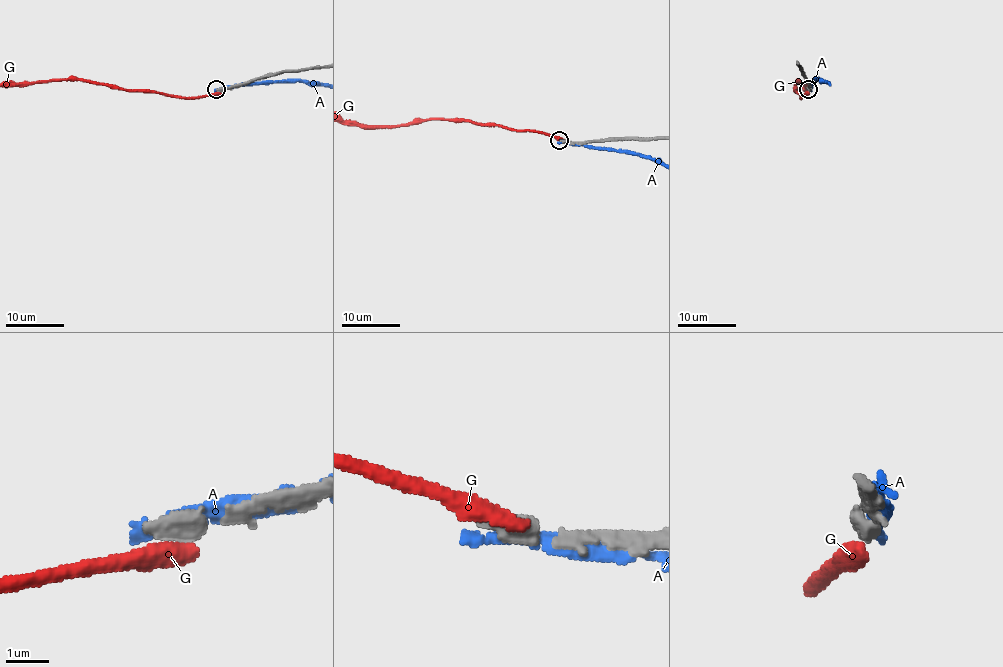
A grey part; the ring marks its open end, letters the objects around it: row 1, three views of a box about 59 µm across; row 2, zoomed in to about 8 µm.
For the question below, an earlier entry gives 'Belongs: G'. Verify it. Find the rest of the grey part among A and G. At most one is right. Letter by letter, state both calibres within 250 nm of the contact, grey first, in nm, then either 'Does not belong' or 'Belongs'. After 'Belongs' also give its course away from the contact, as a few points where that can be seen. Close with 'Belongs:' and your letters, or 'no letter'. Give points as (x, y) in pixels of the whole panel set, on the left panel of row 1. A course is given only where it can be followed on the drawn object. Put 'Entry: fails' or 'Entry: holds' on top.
Entry: fails
A: Thickness 200 nm (grey) against 360 nm. Does not belong
G: Thickness 550 nm (grey) against 480 nm. Does not belong
Belongs: no letter

